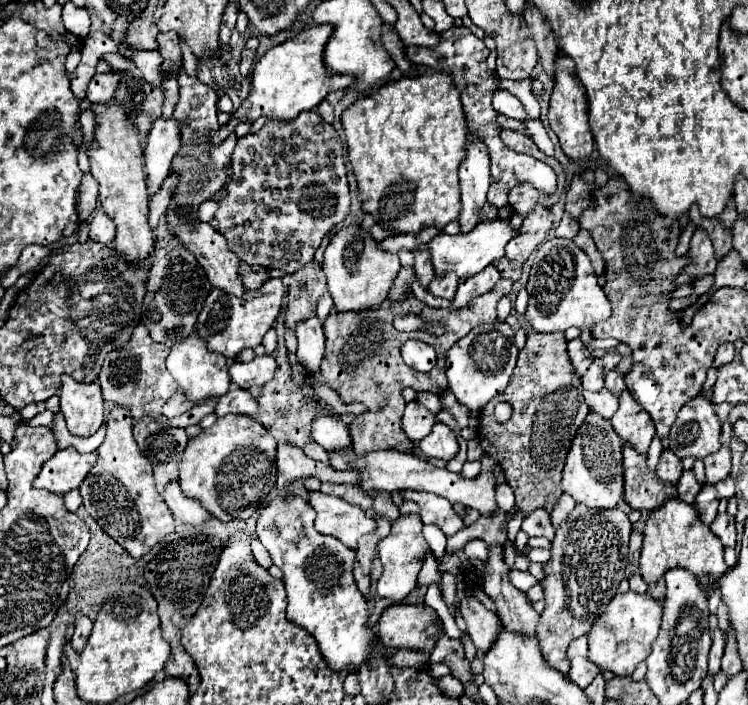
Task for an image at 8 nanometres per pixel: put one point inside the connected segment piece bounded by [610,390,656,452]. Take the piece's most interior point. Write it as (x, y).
(632, 423)

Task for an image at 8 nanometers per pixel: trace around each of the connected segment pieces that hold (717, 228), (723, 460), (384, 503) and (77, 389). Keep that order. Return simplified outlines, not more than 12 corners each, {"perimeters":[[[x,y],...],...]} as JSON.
{"perimeters":[[[698,208],[690,220],[706,230],[718,260],[732,252],[732,234],[718,220],[706,220]],[[730,450],[704,460],[710,484],[730,476]],[[389,494],[374,500],[372,512],[376,516],[396,522],[400,512]],[[62,374],[60,412],[74,436],[104,420],[98,384]]]}

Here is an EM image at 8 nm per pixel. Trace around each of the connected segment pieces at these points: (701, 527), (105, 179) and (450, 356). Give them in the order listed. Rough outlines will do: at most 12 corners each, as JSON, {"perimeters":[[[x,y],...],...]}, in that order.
{"perimeters":[[[668,500],[644,528],[640,574],[722,576],[724,546],[694,504]],[[94,104],[90,172],[128,266],[154,252],[134,124]],[[506,322],[474,328],[446,354],[466,410],[504,392],[516,366]]]}

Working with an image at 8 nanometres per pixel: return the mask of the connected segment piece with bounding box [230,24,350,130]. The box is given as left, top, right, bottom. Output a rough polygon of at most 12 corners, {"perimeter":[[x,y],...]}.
{"perimeter":[[330,26],[270,48],[230,118],[292,122],[350,76],[322,68]]}

